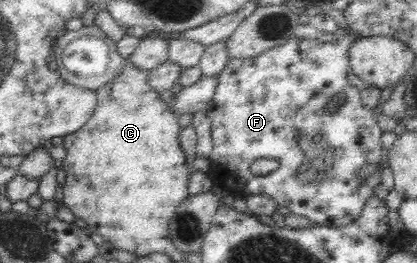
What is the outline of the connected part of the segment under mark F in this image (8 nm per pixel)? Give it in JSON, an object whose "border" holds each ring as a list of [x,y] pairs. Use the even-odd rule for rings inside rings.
{"border":[[[348,32],[341,39],[334,39],[332,42],[322,44],[317,39],[306,40],[299,38],[289,38],[285,44],[275,46],[267,52],[247,59],[230,59],[225,69],[217,75],[217,87],[213,99],[204,109],[207,111],[207,117],[211,121],[210,134],[212,136],[213,148],[210,153],[210,170],[207,173],[213,182],[218,183],[225,193],[231,193],[233,196],[245,198],[247,195],[264,194],[271,197],[278,205],[285,206],[291,212],[307,218],[310,222],[317,225],[331,225],[342,227],[346,224],[357,221],[360,212],[367,208],[367,199],[374,195],[374,189],[381,184],[380,172],[372,176],[367,176],[365,180],[360,178],[359,170],[367,164],[381,164],[381,127],[375,119],[372,109],[368,109],[362,104],[360,91],[352,86],[347,80],[347,73],[351,71],[349,65],[349,50],[359,38],[358,34]],[[336,94],[345,96],[345,104],[337,112],[329,112],[327,106]]]}

